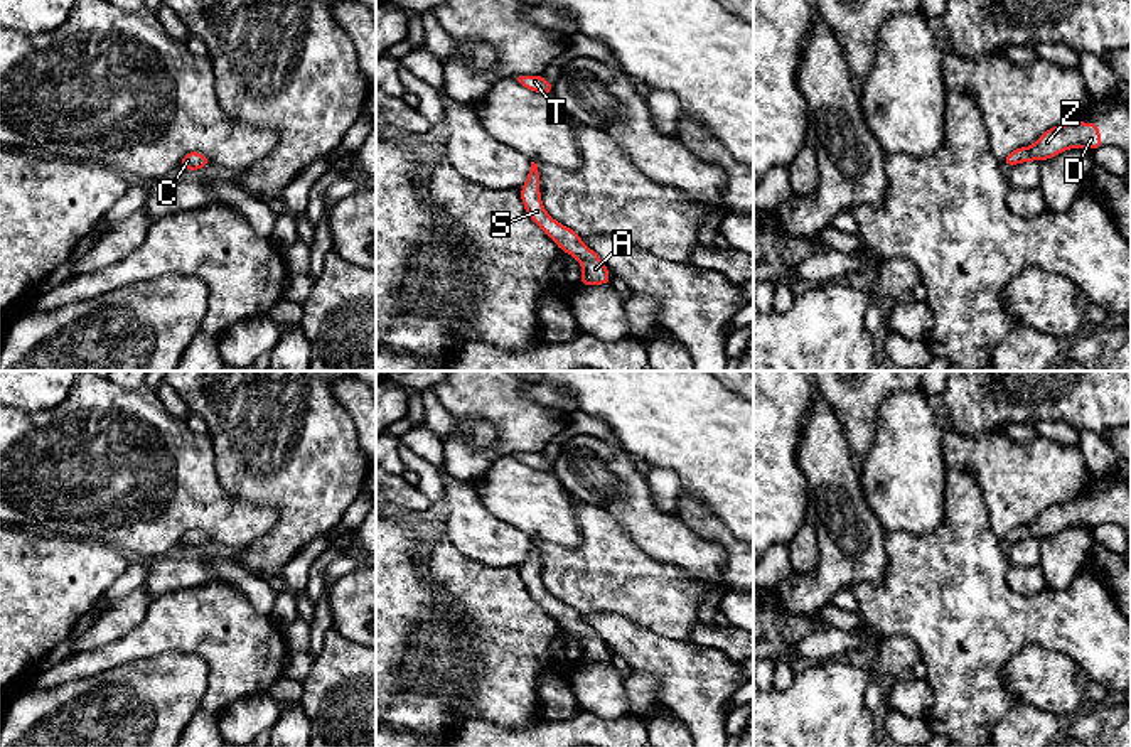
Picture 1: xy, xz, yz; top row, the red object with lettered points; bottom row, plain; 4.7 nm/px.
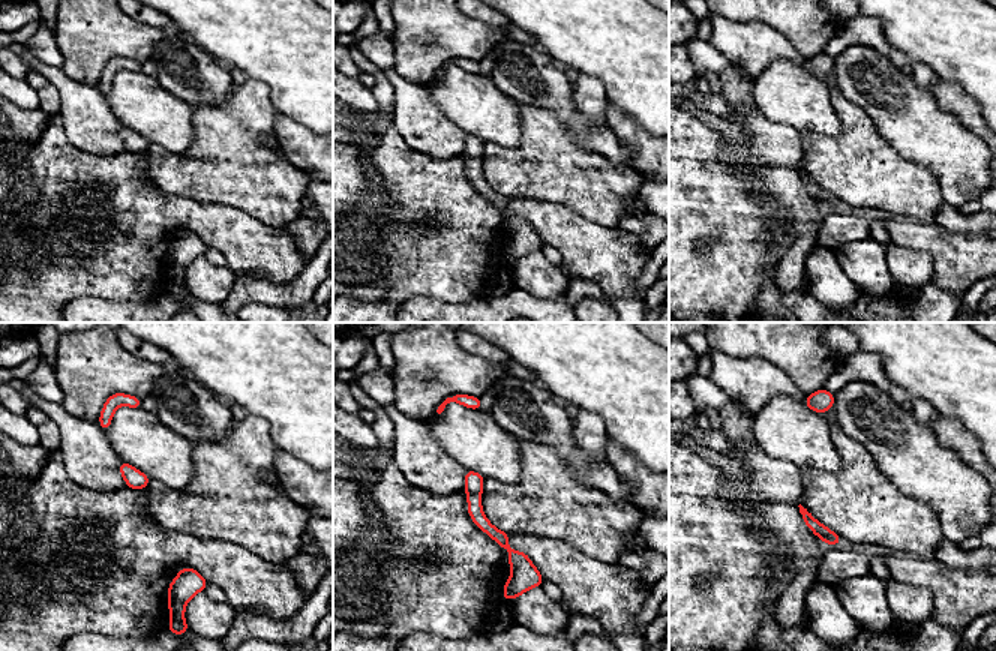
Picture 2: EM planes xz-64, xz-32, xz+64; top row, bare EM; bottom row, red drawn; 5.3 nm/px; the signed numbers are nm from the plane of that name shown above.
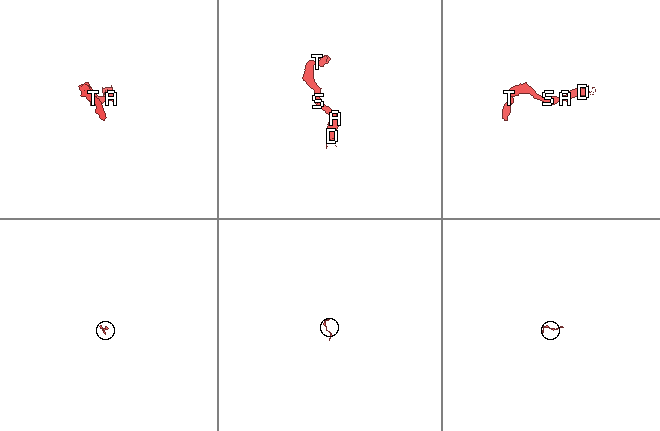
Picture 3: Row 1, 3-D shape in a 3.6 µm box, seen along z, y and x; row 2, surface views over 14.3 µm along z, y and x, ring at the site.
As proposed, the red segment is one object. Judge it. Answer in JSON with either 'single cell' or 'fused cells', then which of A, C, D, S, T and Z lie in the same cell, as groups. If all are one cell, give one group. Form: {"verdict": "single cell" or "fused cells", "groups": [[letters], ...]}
{"verdict": "single cell", "groups": [["A", "C", "D", "S", "T", "Z"]]}

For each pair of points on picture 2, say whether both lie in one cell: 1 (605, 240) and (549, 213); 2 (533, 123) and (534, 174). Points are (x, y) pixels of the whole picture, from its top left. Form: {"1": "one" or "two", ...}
{"1": "one", "2": "one"}

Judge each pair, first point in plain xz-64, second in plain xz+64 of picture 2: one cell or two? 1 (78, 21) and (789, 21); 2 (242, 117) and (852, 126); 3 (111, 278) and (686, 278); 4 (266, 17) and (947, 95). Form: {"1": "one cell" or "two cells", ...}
{"1": "one cell", "2": "one cell", "3": "two cells", "4": "two cells"}

